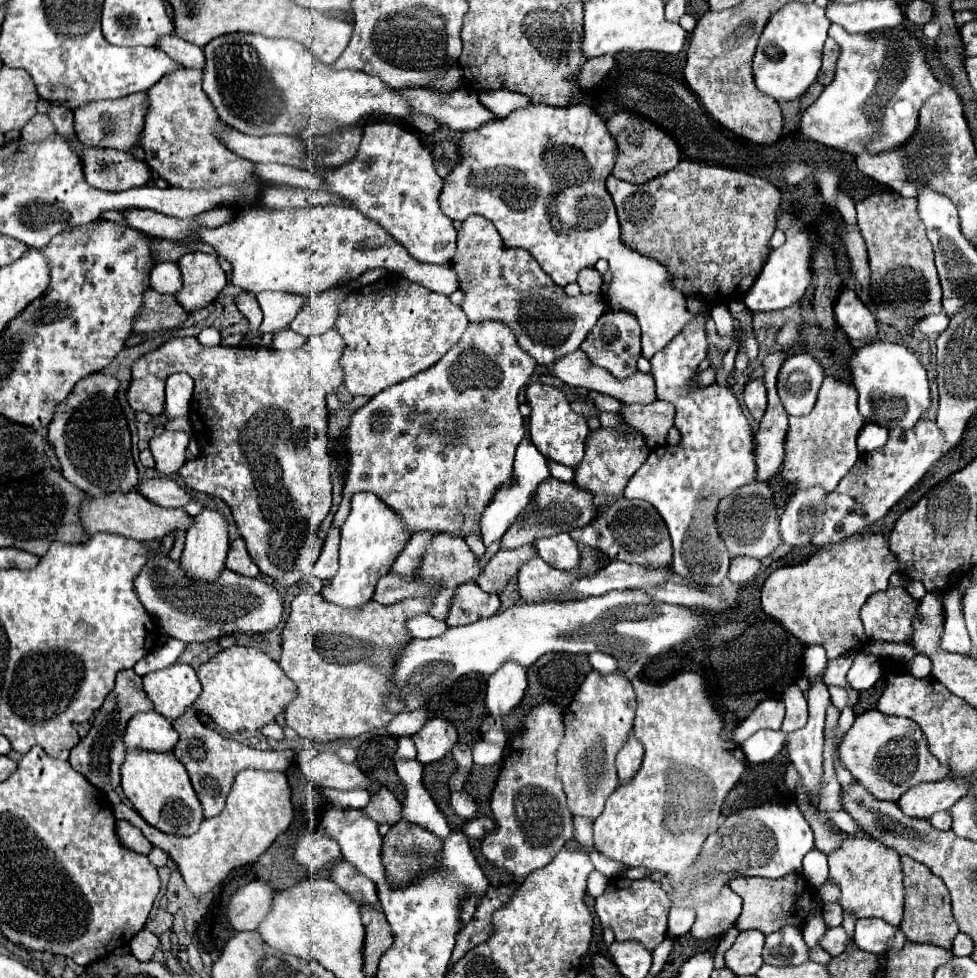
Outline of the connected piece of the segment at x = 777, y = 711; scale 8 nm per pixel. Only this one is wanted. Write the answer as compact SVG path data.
M764 700L760 702L754 712L736 726L734 730L734 742L742 744L748 736L754 732L768 728L768 730L780 730L784 720L784 702L782 700Z

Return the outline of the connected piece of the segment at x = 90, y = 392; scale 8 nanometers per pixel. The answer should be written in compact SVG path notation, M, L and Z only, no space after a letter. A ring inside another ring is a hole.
M90 374L82 378L74 386L70 396L62 404L58 404L54 420L48 426L48 438L56 450L62 476L90 496L104 496L112 492L132 492L132 488L138 486L138 472L130 454L130 432L126 426L124 412L116 402L116 390L118 390L118 380L114 376Z

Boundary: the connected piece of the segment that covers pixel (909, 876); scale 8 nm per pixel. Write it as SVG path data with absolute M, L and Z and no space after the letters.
M902 856L902 872L904 872L904 888L906 888L906 902L904 902L904 920L900 928L904 930L910 942L928 942L940 948L952 948L952 942L958 934L958 924L950 910L950 894L946 884L930 872L924 864L912 860L910 856Z

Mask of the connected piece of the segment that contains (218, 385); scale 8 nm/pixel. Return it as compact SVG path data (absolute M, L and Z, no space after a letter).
M331 328L322 335L311 336L308 342L296 350L272 350L272 348L264 348L264 346L212 346L206 348L198 342L198 338L172 338L168 342L164 342L160 348L144 354L139 358L132 367L132 374L126 398L128 404L134 412L148 412L150 416L156 416L162 412L162 404L164 404L164 384L166 378L170 374L176 372L186 372L194 378L194 396L190 402L190 424L192 424L192 436L200 446L200 456L186 462L178 474L184 480L184 484L196 492L204 492L208 496L218 496L220 500L224 500L230 508L232 508L232 516L238 524L238 532L244 538L248 552L252 556L252 560L256 562L256 566L262 570L262 574L266 576L274 576L270 574L270 568L280 568L280 580L276 580L278 584L282 584L284 588L294 586L302 580L302 570L296 566L298 562L298 552L304 544L314 544L316 542L316 530L322 524L322 520L328 516L330 506L332 506L332 484L330 484L330 456L328 456L328 434L326 434L326 426L328 426L328 408L324 406L324 394L332 394L336 392L336 388L343 382L344 372L340 368L339 360L342 356L344 348L344 340L340 338L340 334L335 328Z

